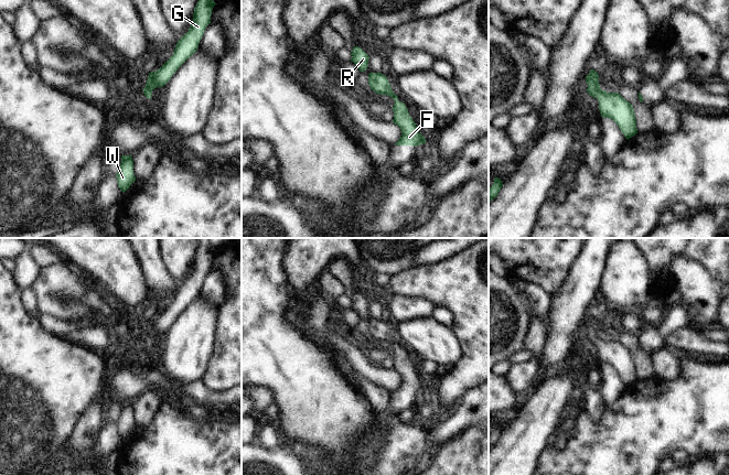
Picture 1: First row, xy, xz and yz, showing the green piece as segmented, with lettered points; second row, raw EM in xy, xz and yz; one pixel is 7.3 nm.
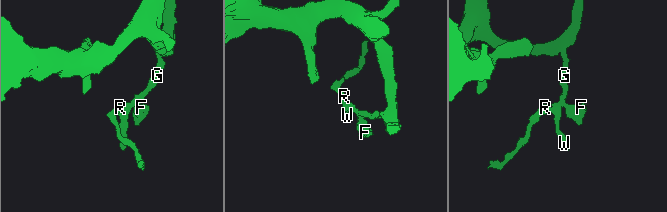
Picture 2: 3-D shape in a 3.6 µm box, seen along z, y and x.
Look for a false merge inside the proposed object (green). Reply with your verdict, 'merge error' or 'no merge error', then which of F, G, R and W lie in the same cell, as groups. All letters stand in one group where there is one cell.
no merge error | F G R W

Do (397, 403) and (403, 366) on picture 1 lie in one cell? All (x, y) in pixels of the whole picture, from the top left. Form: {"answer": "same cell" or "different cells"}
{"answer": "same cell"}

